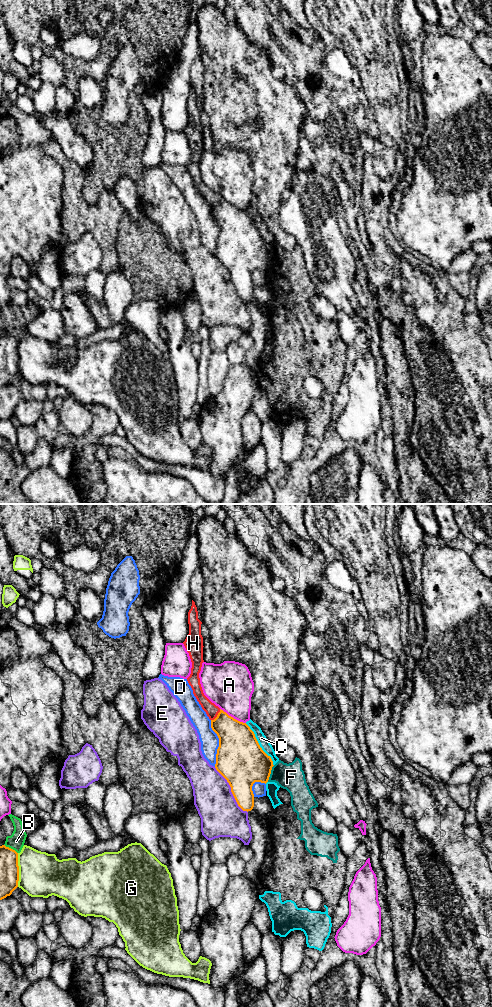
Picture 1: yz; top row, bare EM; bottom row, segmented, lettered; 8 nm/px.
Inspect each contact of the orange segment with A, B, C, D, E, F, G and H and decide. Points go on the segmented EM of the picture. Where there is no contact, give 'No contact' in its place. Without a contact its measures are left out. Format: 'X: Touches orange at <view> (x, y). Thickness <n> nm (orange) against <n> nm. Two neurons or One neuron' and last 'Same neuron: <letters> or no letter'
A: Touches orange at yz (232, 717). Thickness 320 nm (orange) against 380 nm. Two neurons
B: Touches orange at yz (10, 848). Thickness 160 nm (orange) against 130 nm. Two neurons
C: Touches orange at yz (258, 744). Thickness 380 nm (orange) against 80 nm. Two neurons
D: Touches orange at yz (219, 743). Thickness 380 nm (orange) against 150 nm. Two neurons
E: Touches orange at yz (231, 791). Thickness 380 nm (orange) against 320 nm. Two neurons
F: Touches orange at yz (270, 773). Thickness 380 nm (orange) against 220 nm. Two neurons
G: Touches orange at yz (18, 870). Thickness 160 nm (orange) against 360 nm. Two neurons
H: Touches orange at yz (217, 715). Thickness 280 nm (orange) against 100 nm. Two neurons
Same neuron: no letter

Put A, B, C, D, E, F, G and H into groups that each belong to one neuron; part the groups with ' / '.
A / B / C F / D / E / G / H

